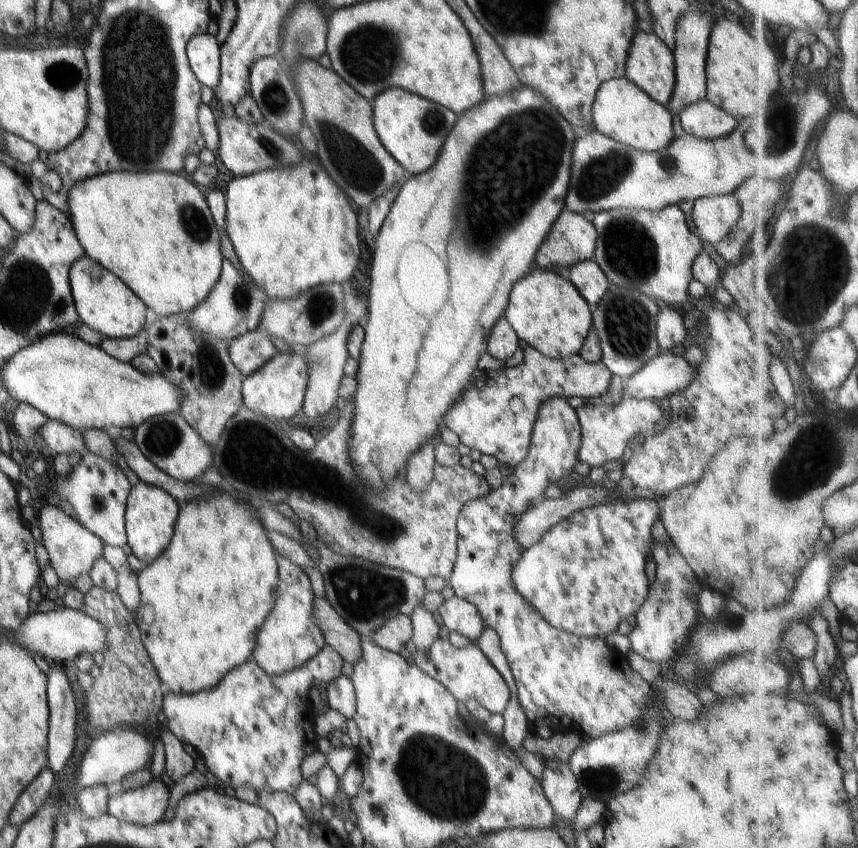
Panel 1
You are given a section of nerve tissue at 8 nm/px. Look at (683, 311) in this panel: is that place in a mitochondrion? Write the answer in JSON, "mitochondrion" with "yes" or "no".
{"mitochondrion":"no"}

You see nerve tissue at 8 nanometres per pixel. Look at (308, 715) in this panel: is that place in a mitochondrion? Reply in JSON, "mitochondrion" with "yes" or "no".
{"mitochondrion":"no"}

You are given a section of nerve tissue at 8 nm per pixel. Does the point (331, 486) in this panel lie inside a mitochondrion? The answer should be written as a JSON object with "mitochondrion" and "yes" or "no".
{"mitochondrion":"yes"}

